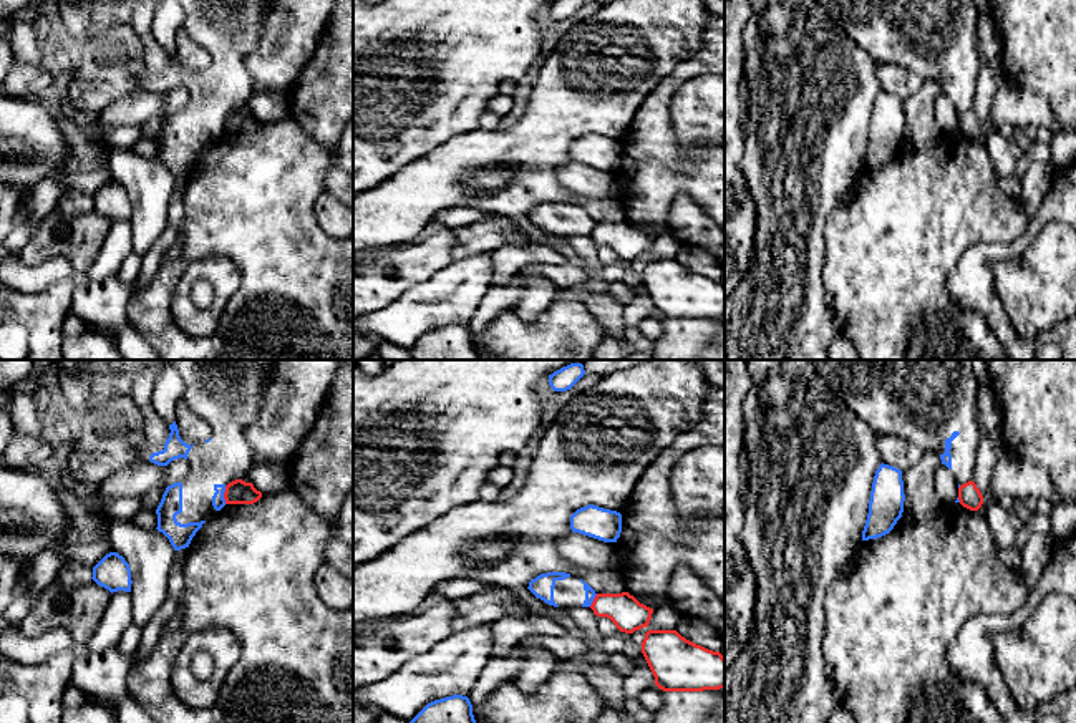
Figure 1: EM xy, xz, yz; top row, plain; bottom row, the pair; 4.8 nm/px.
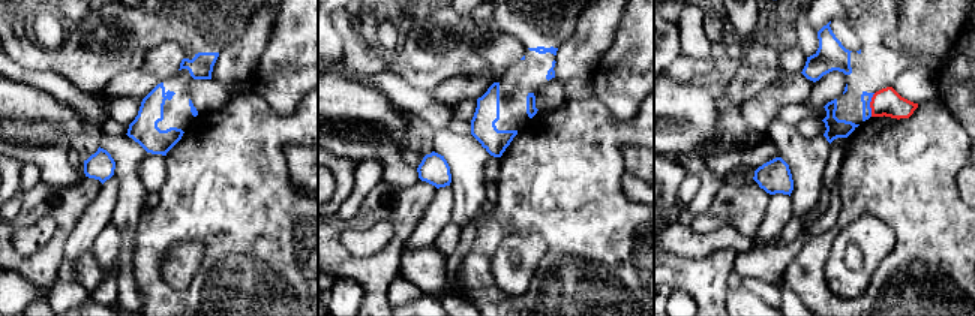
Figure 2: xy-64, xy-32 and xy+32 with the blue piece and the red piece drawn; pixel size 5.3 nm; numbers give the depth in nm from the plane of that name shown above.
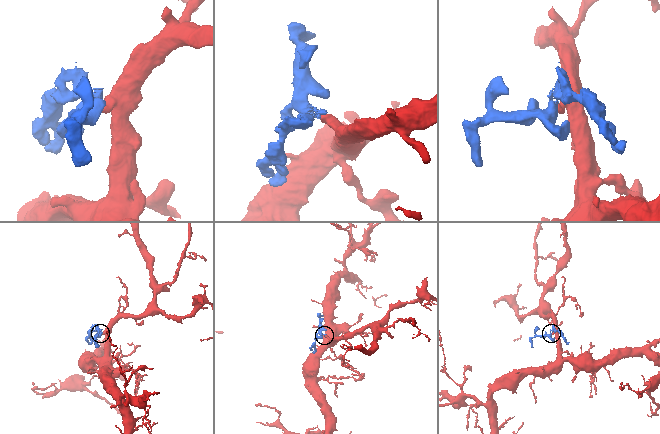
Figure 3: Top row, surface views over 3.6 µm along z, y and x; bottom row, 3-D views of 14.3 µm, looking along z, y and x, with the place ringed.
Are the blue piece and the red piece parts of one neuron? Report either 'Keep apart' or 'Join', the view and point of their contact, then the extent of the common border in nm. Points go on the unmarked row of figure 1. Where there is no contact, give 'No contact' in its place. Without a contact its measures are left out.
Keep apart. Touches blue at xy (222, 123). Shared border 90 nm

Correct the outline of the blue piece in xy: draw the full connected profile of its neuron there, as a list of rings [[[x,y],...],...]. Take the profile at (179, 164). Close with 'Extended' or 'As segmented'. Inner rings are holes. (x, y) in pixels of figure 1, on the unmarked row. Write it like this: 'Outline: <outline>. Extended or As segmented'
Outline: [[[177,0],[186,13],[181,32],[199,43],[211,56],[211,66],[187,73],[181,68],[176,50],[169,53],[164,73],[148,68],[143,61],[141,40],[131,25],[113,25],[91,35],[75,50],[68,96],[76,106],[98,111],[113,101],[138,90],[149,88],[158,95],[184,86],[189,90],[189,104],[182,111],[166,116],[156,138],[158,159],[174,179],[189,176],[202,153],[225,134],[225,114],[244,106],[252,95],[252,76],[245,58],[257,48],[262,22],[274,0]]]. Extended

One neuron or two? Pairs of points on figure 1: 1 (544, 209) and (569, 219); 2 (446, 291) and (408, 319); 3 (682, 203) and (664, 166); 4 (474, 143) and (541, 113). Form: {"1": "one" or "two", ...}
{"1": "one", "2": "one", "3": "two", "4": "one"}

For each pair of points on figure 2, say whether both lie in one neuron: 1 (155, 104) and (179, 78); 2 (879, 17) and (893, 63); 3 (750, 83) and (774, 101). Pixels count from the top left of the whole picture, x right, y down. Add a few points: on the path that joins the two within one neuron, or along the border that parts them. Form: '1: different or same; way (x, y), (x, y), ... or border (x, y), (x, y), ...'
1: same; way (158, 98), (173, 84)
2: same; way (876, 29), (876, 47), (881, 51)
3: different; border (783, 74), (747, 101)

